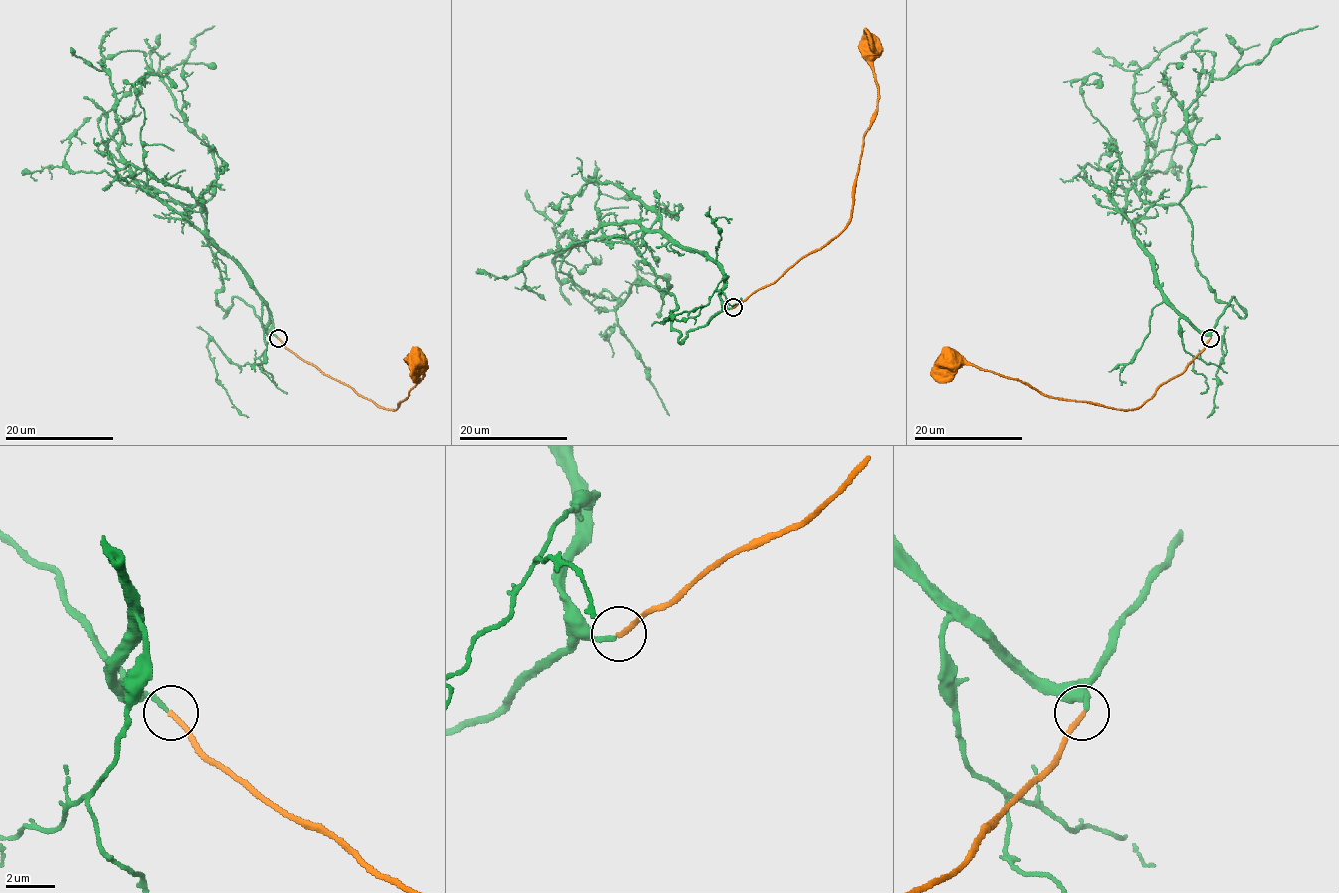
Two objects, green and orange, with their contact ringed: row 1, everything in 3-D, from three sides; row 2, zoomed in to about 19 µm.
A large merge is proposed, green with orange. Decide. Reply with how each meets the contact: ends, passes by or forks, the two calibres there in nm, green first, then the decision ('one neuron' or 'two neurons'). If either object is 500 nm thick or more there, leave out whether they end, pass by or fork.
green ends there; orange ends there; 200 nm thick on the green side, 200 nm on the other; one neuron

